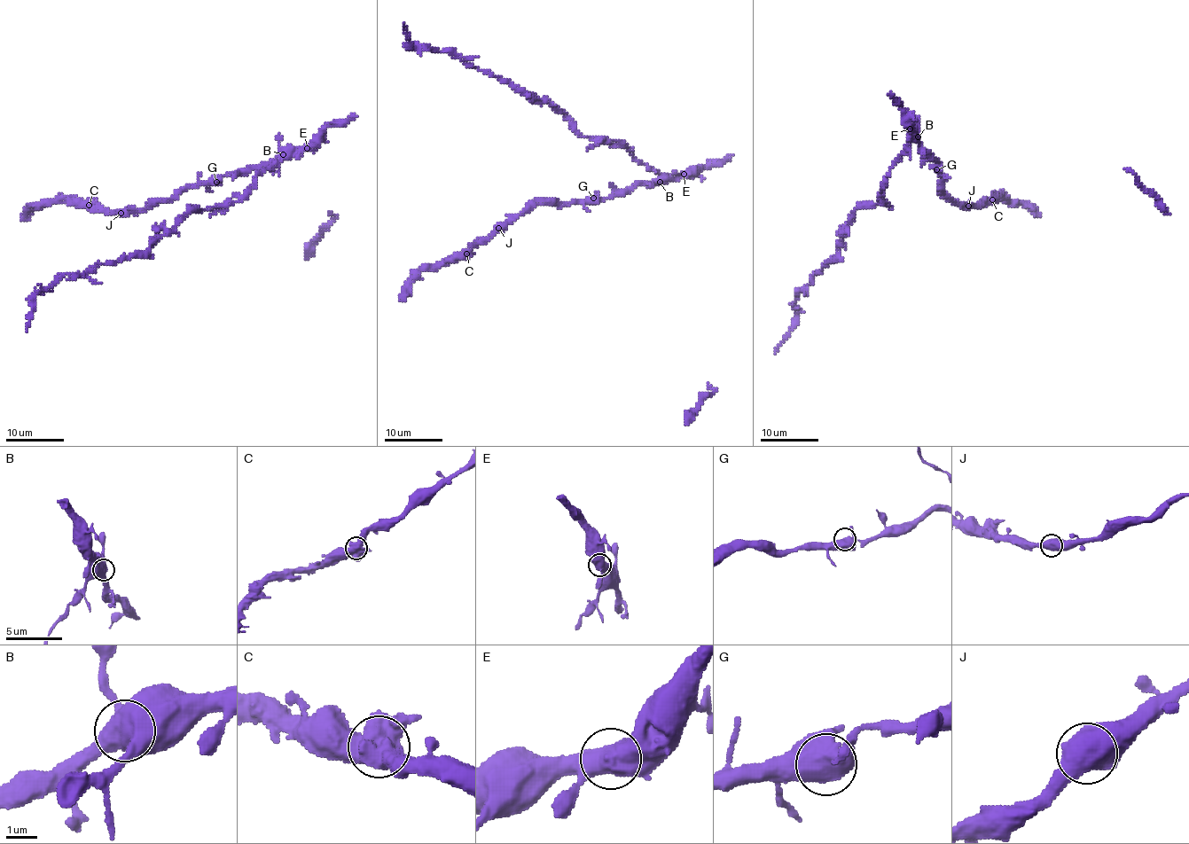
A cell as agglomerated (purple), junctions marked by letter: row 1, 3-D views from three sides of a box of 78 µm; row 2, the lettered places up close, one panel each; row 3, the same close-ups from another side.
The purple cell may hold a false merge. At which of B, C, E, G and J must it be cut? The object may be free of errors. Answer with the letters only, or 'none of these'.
none of these

